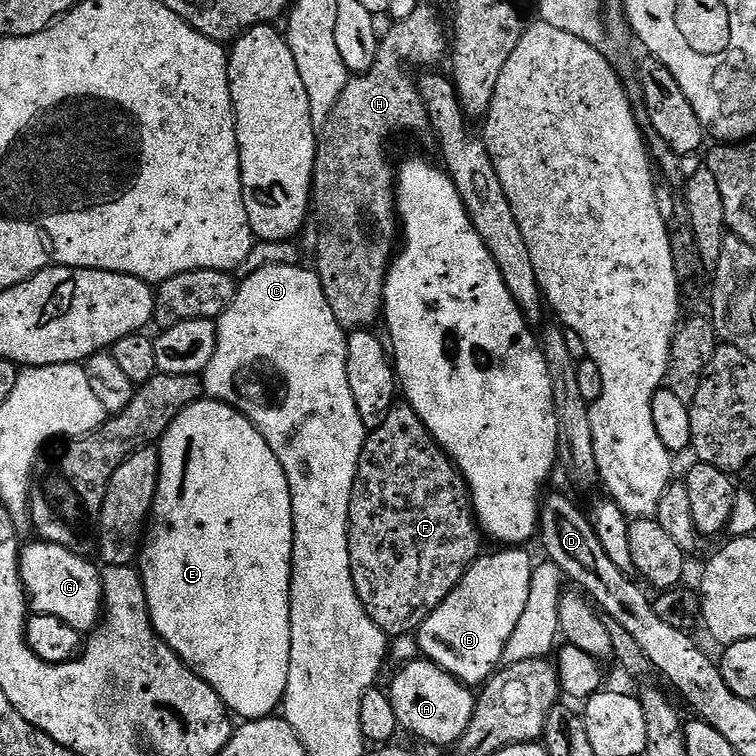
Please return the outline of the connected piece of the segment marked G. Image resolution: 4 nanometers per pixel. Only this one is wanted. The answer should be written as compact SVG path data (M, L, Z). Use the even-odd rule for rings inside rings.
M35 542L19 549L18 567L24 584L27 603L35 614L50 614L50 618L62 618L70 622L74 630L91 633L102 619L104 587L100 581L102 572L95 568L89 557L79 556L57 544Z

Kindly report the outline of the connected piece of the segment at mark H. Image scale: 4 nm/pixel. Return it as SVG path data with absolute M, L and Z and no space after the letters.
M428 2L421 3L419 8L414 10L414 14L410 14L410 18L402 18L395 21L391 25L393 28L388 33L383 33L380 40L380 49L377 54L377 61L368 73L353 75L349 79L346 90L342 90L342 94L338 98L338 102L334 106L334 110L330 112L330 118L322 126L322 131L318 136L316 145L316 169L312 175L312 198L314 201L314 220L316 216L316 224L320 227L320 237L316 240L316 264L314 263L314 271L322 282L322 290L326 294L326 302L330 302L330 310L334 310L334 318L338 318L338 322L345 330L368 330L373 327L375 320L381 319L384 311L384 283L388 277L389 267L398 252L398 213L396 210L396 177L397 169L392 168L392 160L388 157L388 139L396 136L399 132L428 132L430 125L428 123L428 111L424 105L424 100L420 96L417 77L411 76L407 72L407 68L416 68L419 64L432 64L428 66L436 66L440 59L447 57L450 52L450 36L444 33L444 24L440 21L440 16L434 9L428 5Z

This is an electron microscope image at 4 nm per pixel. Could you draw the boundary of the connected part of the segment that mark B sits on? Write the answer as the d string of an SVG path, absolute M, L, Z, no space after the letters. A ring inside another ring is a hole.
M504 546L496 551L500 552L477 558L460 579L459 586L428 615L426 622L422 622L418 629L418 648L423 659L434 661L439 668L469 686L483 685L501 667L510 634L514 634L514 626L518 626L518 618L522 618L526 602L530 602L534 567L531 554L524 552L528 550L520 546Z

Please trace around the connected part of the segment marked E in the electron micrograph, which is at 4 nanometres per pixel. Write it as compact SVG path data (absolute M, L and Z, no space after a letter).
M202 398L194 402L166 430L166 434L158 445L160 449L160 477L156 487L156 497L152 503L152 515L146 525L146 535L138 557L140 577L146 590L148 613L152 619L154 630L178 654L186 666L190 666L219 694L229 712L241 721L262 720L271 716L281 707L286 682L290 674L290 590L292 589L292 551L294 550L294 522L292 521L292 499L290 486L286 482L286 470L282 470L282 462L274 458L274 450L270 450L270 442L262 438L262 434L234 406L224 404L220 400Z

